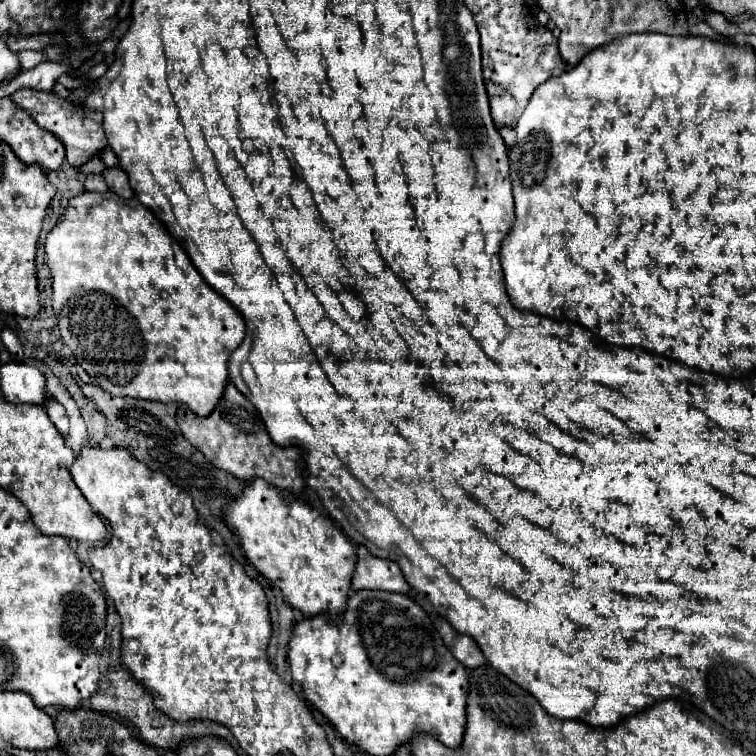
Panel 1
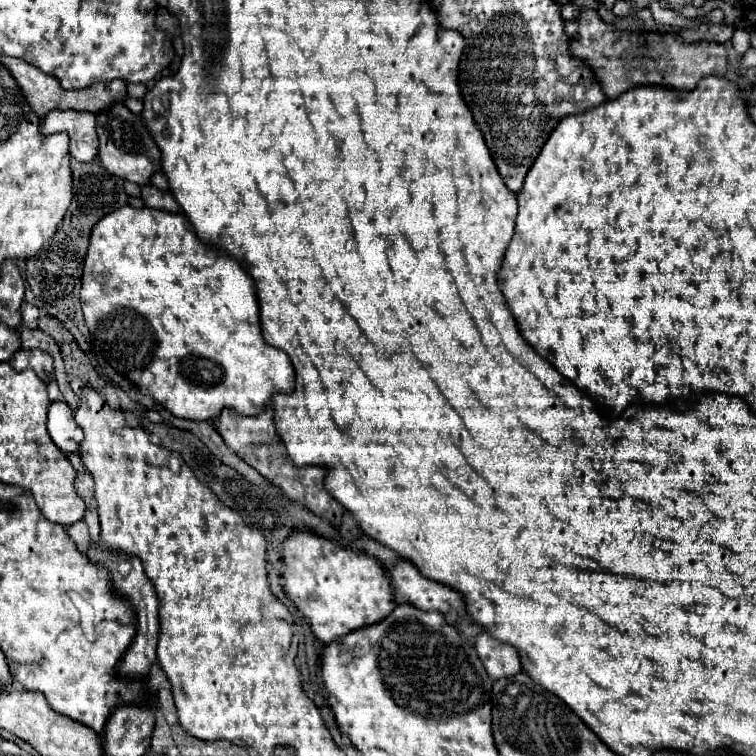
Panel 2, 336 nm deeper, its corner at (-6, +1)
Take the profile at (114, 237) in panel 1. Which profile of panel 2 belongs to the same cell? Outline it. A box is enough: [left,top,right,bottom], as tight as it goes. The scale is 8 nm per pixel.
[80,207,294,421]

